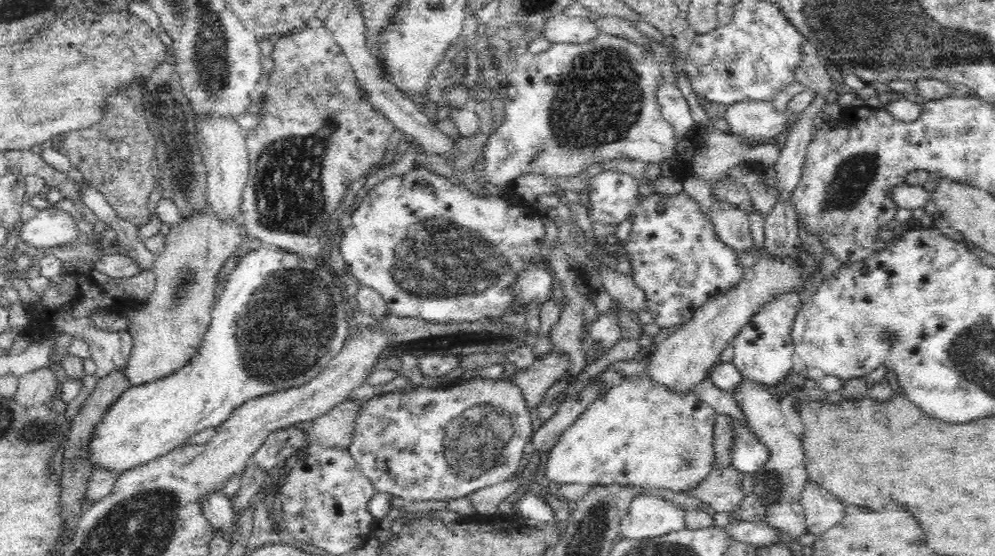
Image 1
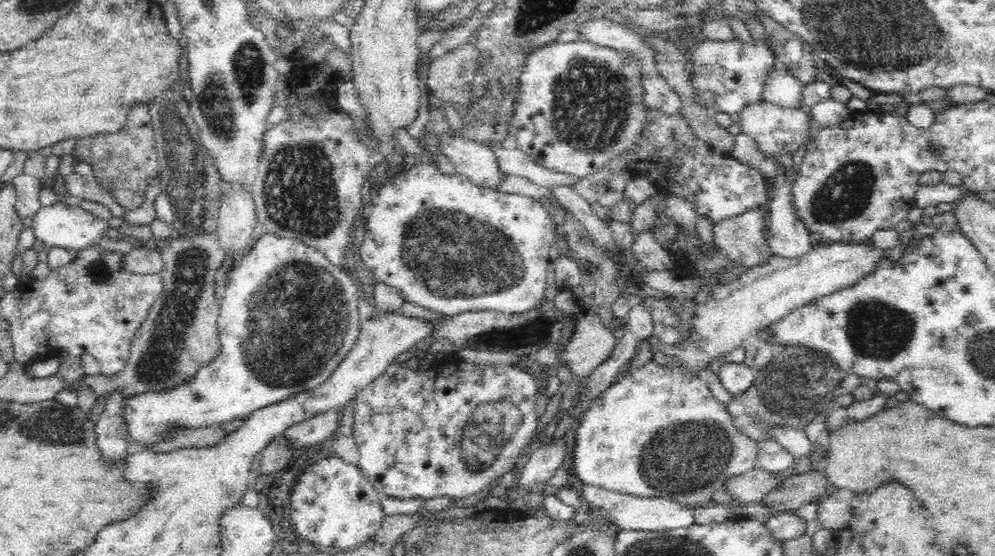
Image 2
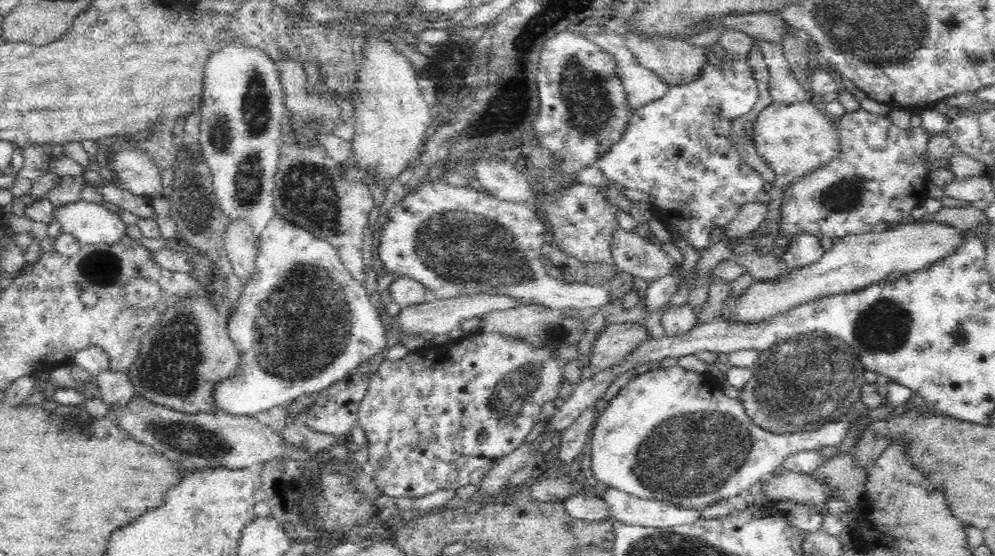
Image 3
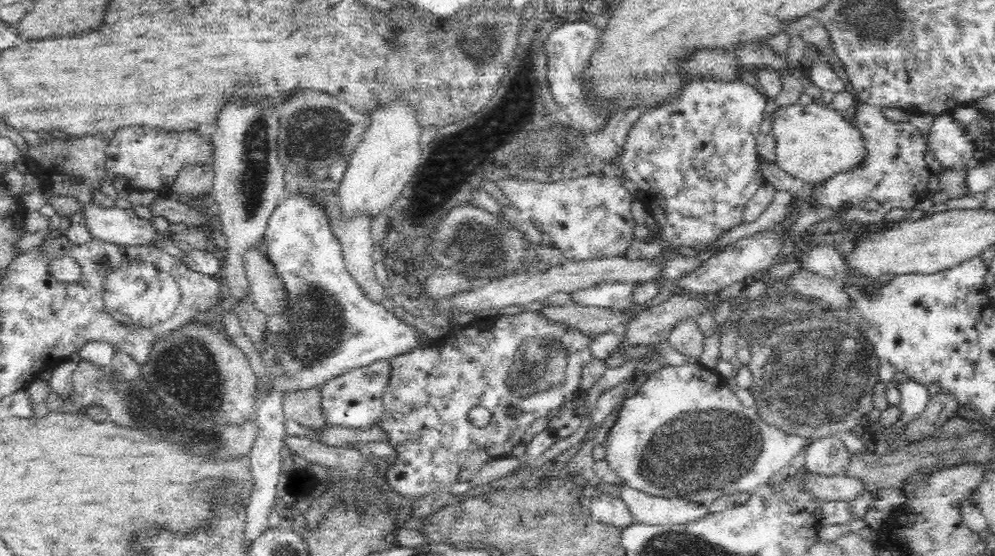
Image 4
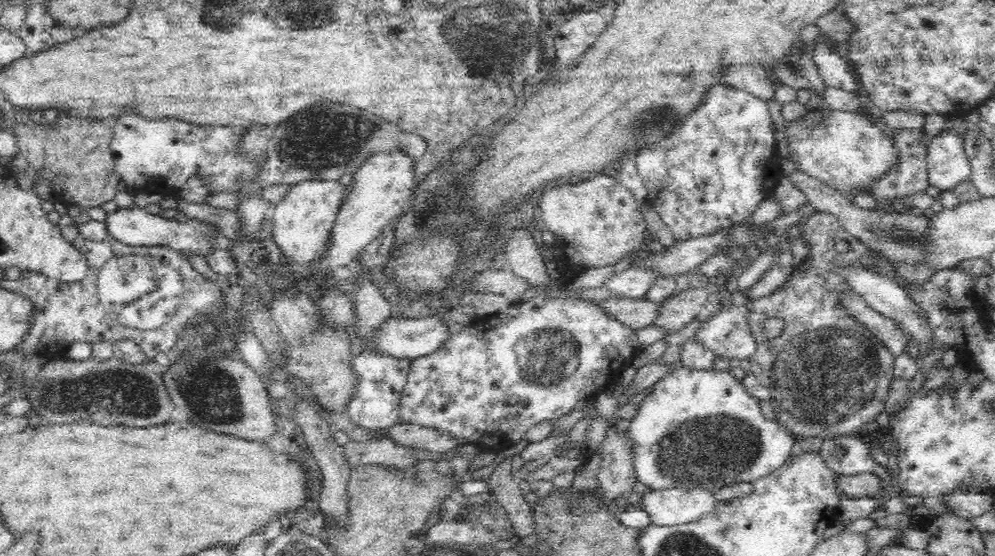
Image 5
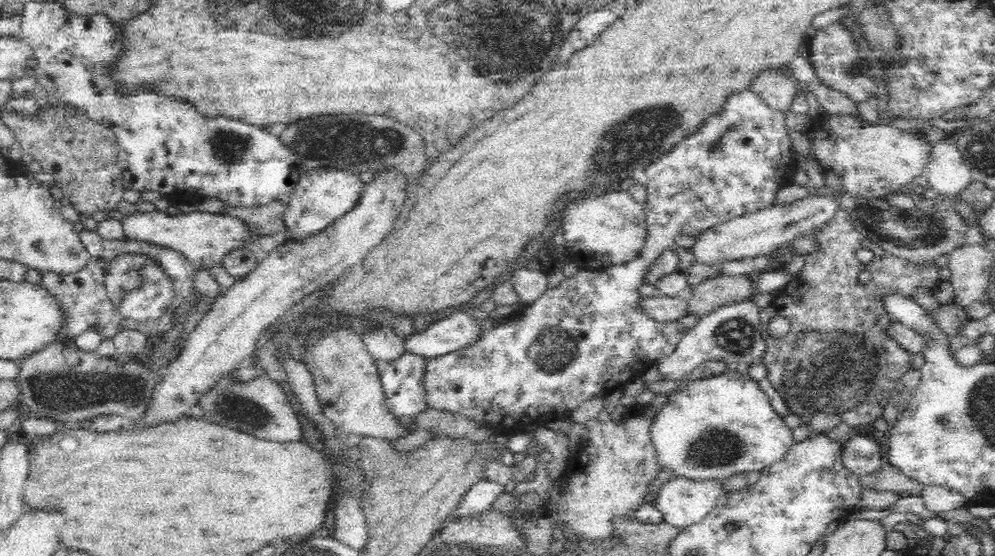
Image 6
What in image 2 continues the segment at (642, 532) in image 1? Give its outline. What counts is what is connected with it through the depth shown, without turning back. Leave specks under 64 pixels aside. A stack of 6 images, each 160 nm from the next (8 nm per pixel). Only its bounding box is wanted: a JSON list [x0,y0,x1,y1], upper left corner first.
[581,485,695,530]

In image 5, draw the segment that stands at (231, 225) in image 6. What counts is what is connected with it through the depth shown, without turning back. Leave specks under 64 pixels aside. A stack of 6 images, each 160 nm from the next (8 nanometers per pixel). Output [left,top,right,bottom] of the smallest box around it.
[107,208,220,256]

